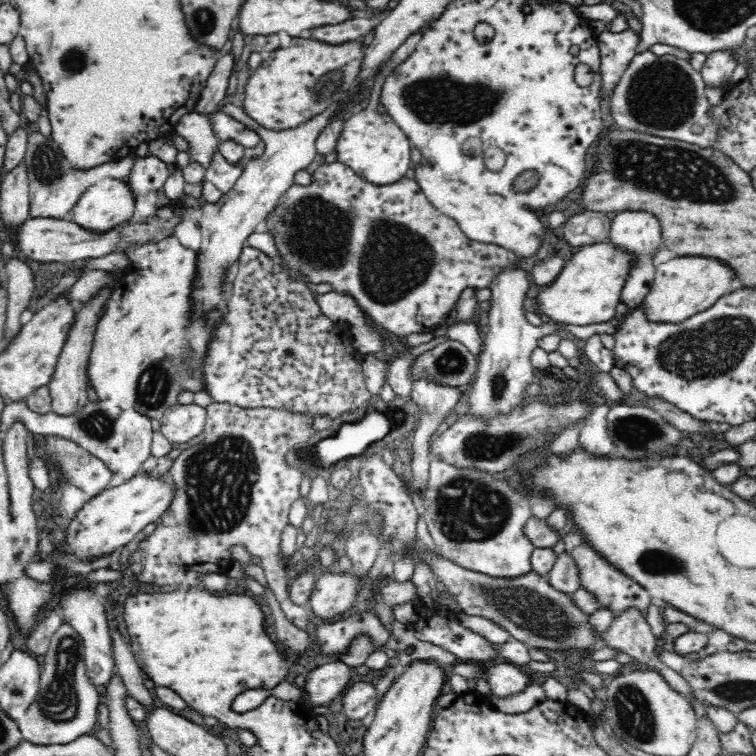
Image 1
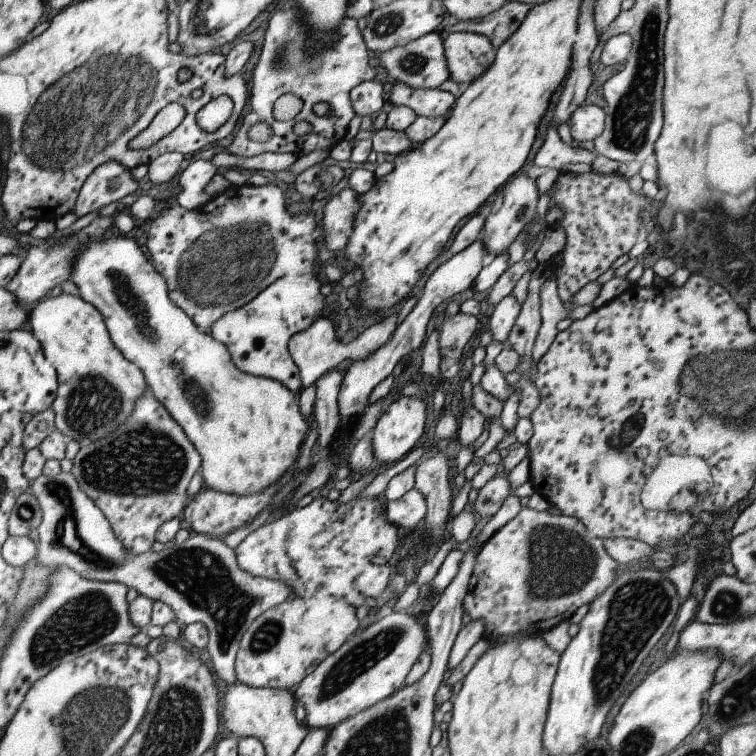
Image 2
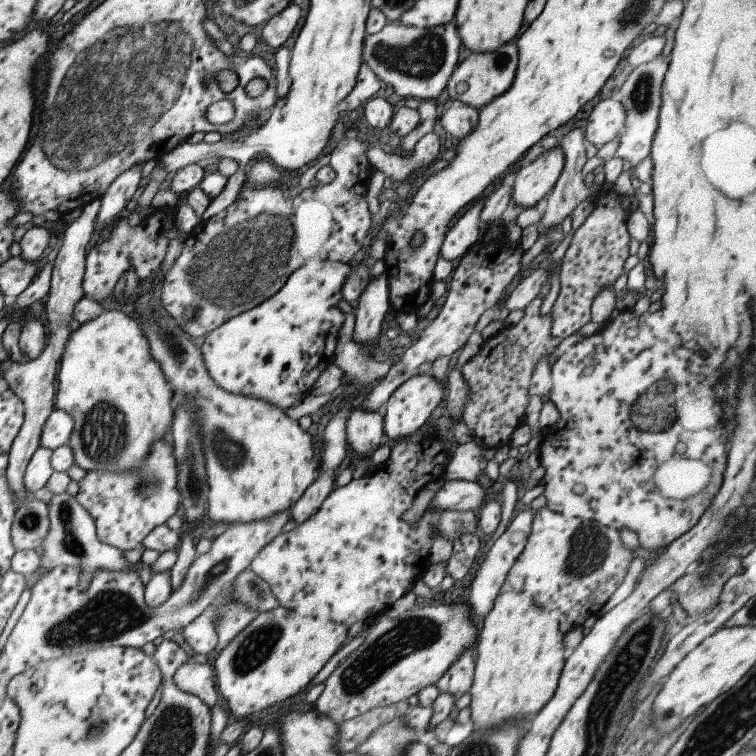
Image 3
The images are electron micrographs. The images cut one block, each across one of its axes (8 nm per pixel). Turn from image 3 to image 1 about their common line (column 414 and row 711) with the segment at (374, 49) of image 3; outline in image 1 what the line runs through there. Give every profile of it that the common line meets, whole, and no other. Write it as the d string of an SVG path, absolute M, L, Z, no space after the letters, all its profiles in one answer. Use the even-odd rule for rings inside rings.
M66 621L51 638L49 649L41 658L38 698L29 706L28 715L18 721L22 738L32 744L68 744L78 736L98 727L98 706L102 696L89 681L83 655L82 637Z

